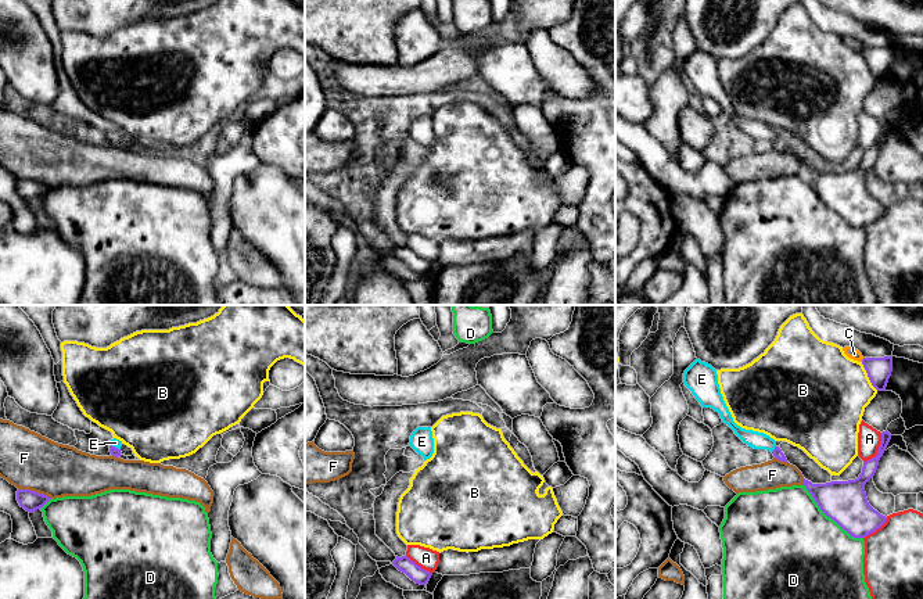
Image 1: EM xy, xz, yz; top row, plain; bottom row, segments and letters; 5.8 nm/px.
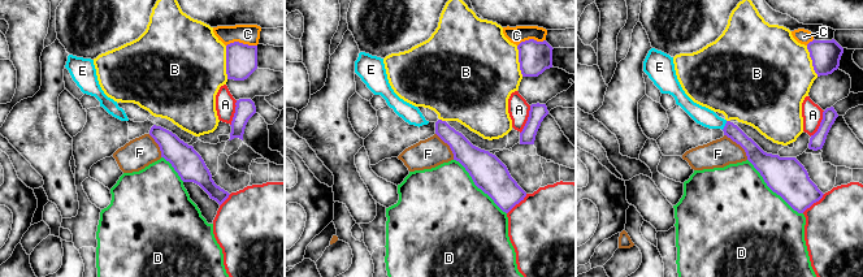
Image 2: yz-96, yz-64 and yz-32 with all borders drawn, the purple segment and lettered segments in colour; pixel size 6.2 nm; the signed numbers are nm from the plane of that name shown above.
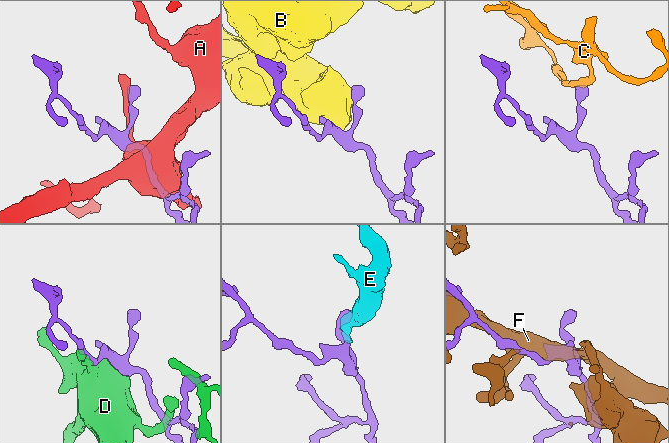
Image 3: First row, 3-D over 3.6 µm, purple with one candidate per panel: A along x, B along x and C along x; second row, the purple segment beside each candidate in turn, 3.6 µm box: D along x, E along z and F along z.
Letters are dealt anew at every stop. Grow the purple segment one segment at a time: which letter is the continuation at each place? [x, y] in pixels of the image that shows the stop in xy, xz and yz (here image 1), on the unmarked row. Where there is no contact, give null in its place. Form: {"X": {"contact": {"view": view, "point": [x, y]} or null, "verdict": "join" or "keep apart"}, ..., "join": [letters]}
{"A": {"contact": {"view": "yz", "point": [879, 139]}, "verdict": "keep apart"}, "B": {"contact": {"view": "yz", "point": [868, 65]}, "verdict": "keep apart"}, "C": {"contact": {"view": "yz", "point": [862, 49]}, "verdict": "keep apart"}, "D": {"contact": {"view": "yz", "point": [829, 205]}, "verdict": "keep apart"}, "E": {"contact": {"view": "yz", "point": [775, 137]}, "verdict": "join"}, "F": {"contact": {"view": "xy", "point": [33, 180]}, "verdict": "keep apart"}, "join": ["E"]}

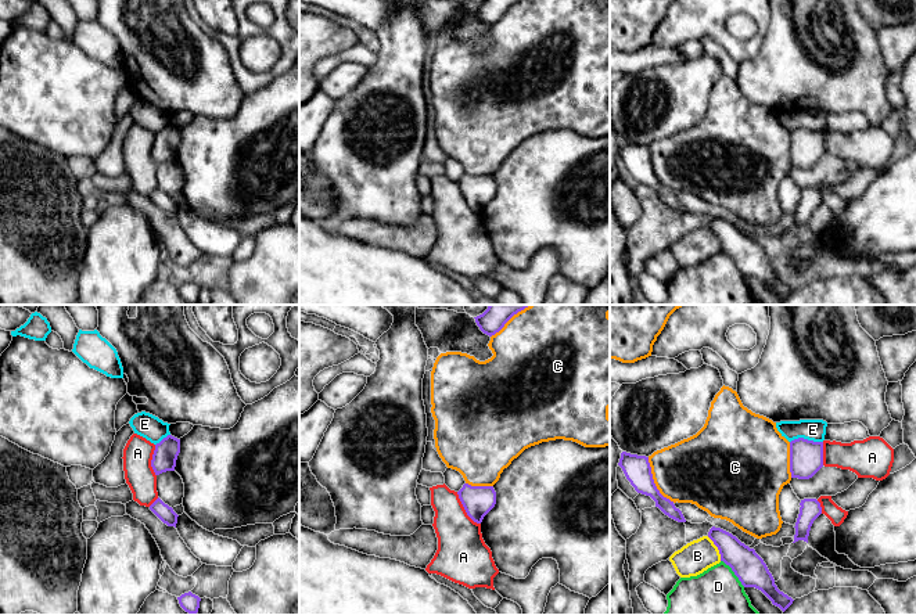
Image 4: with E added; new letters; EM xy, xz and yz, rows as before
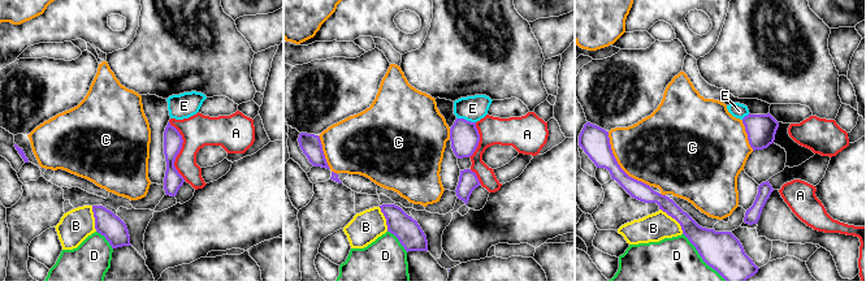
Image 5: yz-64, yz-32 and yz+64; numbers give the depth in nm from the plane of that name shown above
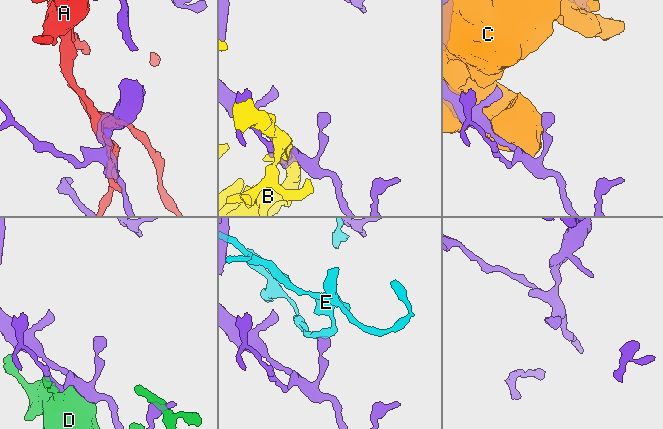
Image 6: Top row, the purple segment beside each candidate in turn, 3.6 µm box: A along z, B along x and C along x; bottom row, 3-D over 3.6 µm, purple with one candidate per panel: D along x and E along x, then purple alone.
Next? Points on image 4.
{"A": {"contact": {"view": "xz", "point": [464, 198]}, "verdict": "keep apart"}, "B": {"contact": {"view": "yz", "point": [718, 238]}, "verdict": "keep apart"}, "C": {"contact": {"view": "yz", "point": [653, 172]}, "verdict": "keep apart"}, "D": {"contact": {"view": "yz", "point": [733, 261]}, "verdict": "keep apart"}, "E": {"contact": {"view": "yz", "point": [805, 129]}, "verdict": "keep apart"}, "join": []}

